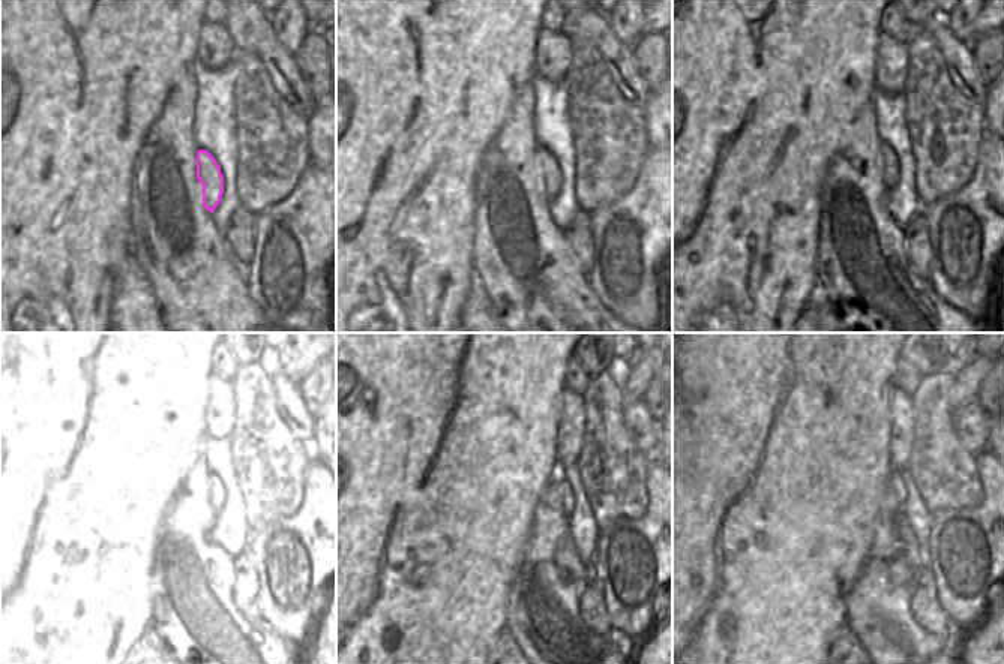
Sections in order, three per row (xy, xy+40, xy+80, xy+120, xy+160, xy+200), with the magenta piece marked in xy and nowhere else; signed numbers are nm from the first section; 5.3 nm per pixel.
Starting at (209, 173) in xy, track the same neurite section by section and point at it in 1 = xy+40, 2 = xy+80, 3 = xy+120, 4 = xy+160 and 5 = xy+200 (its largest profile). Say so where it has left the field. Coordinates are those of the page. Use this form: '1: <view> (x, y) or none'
1: xy+40 (551, 174)
2: xy+80 (889, 162)
3: xy+120 (216, 492)
4: xy+160 (557, 477)
5: xy+200 (896, 481)

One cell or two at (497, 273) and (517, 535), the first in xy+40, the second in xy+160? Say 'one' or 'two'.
two

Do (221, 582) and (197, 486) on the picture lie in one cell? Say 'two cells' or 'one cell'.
one cell

